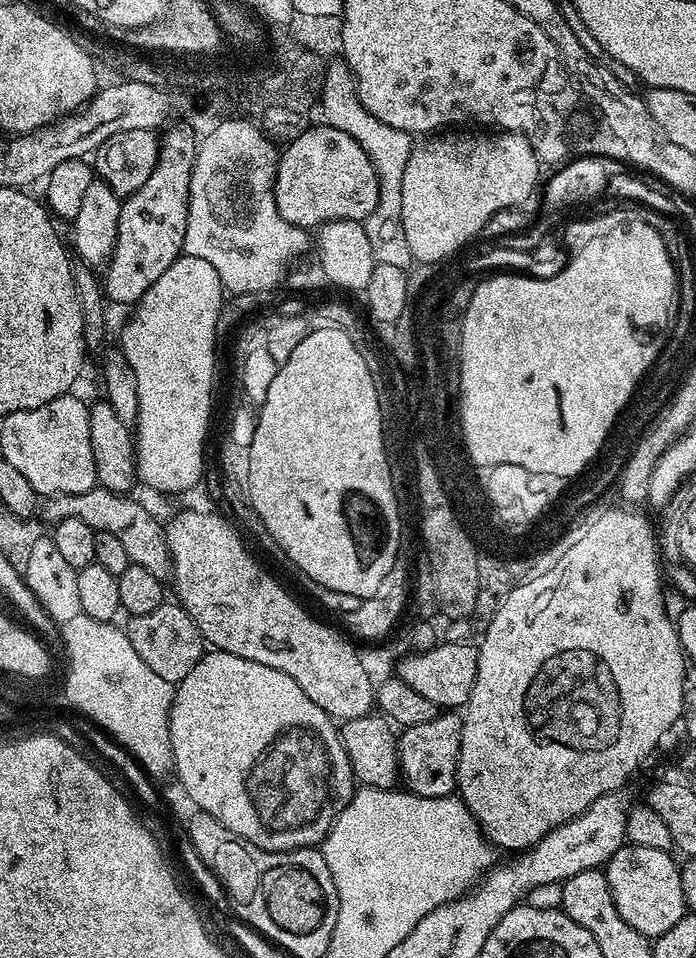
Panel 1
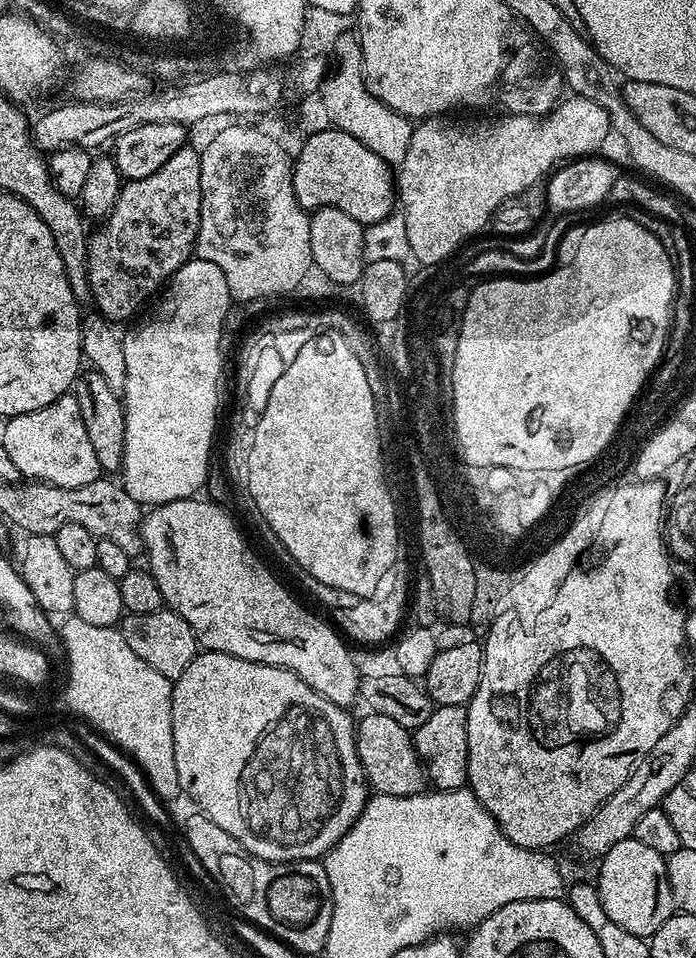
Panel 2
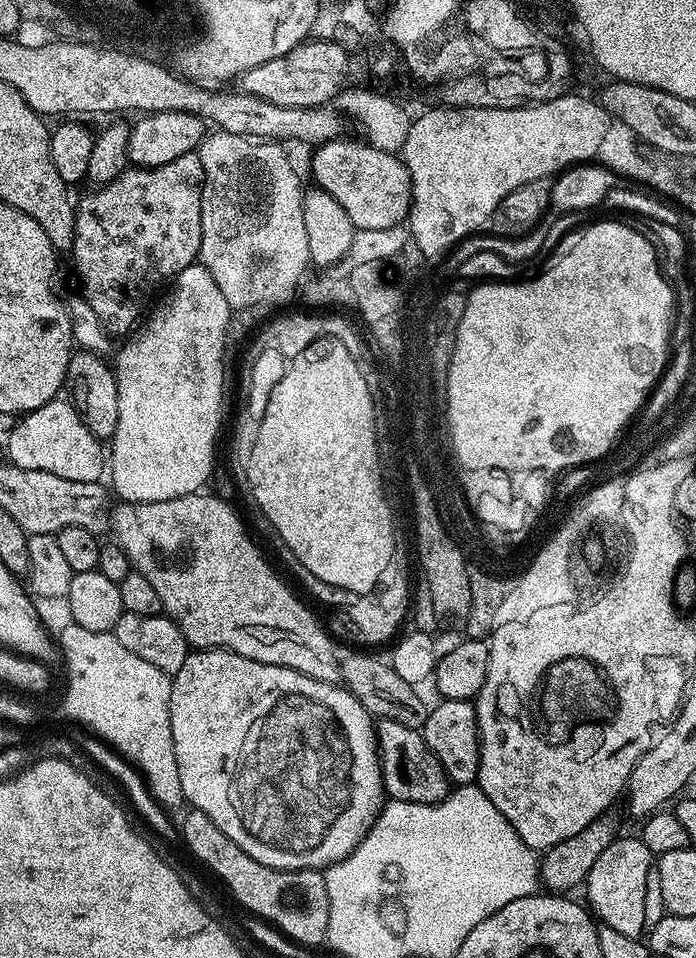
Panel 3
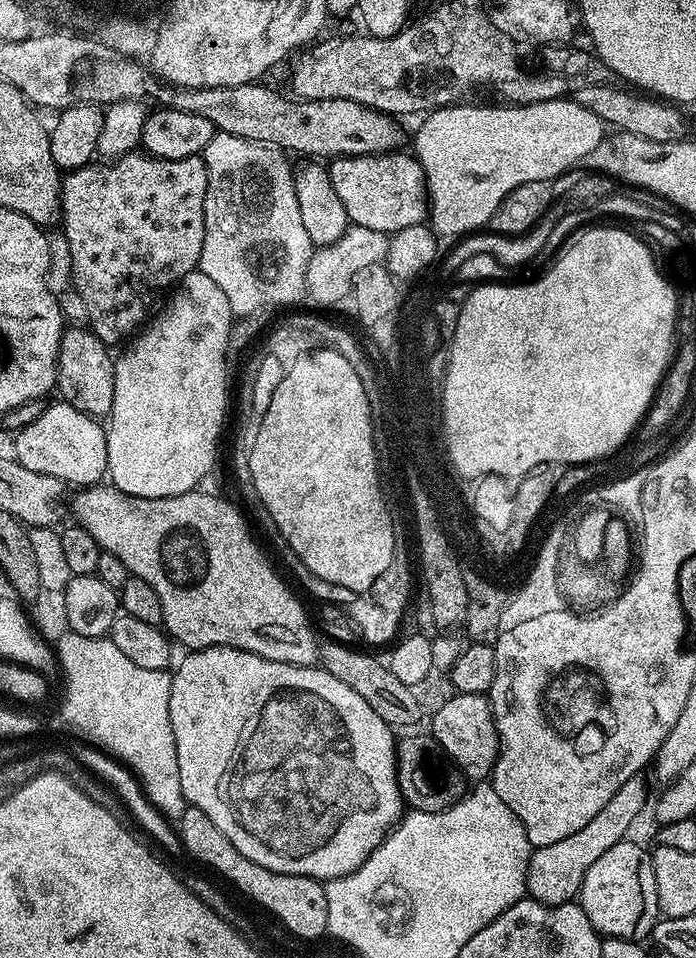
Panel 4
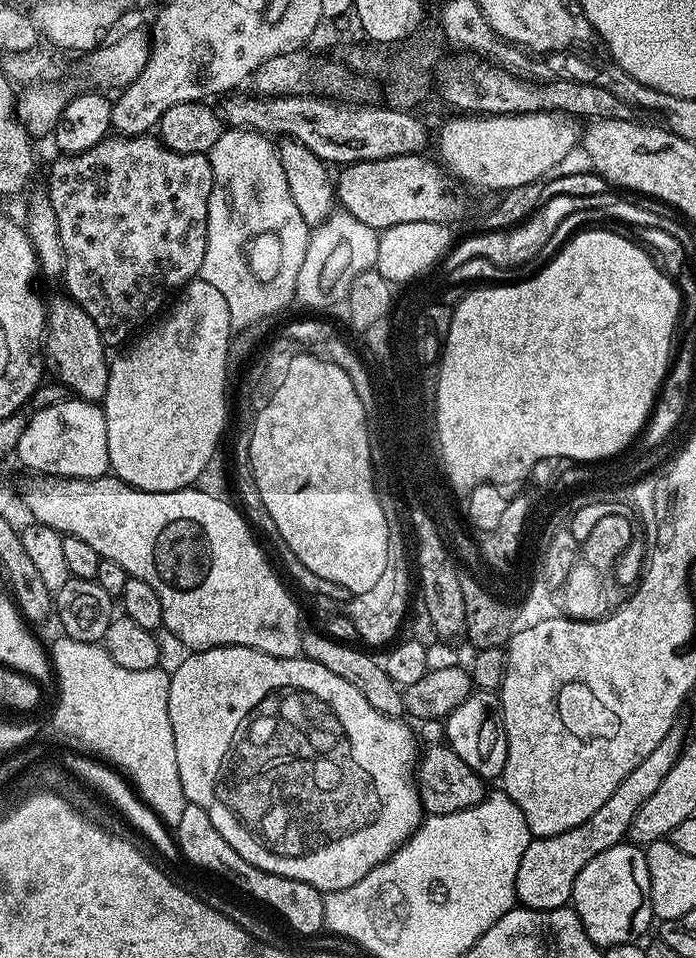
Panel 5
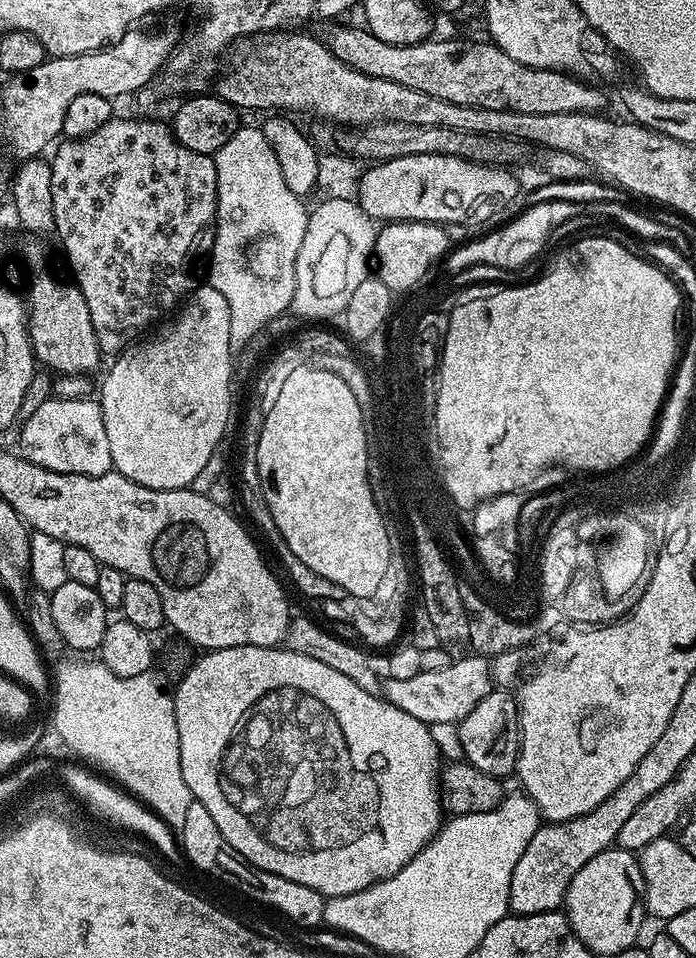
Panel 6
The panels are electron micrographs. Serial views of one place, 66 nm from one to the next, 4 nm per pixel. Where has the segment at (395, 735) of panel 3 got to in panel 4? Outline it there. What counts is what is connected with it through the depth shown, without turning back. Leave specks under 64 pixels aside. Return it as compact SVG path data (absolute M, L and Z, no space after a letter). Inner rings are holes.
M428 734L408 736L397 743L396 781L405 805L418 812L441 812L457 804L466 795L466 777L440 751L438 742Z

